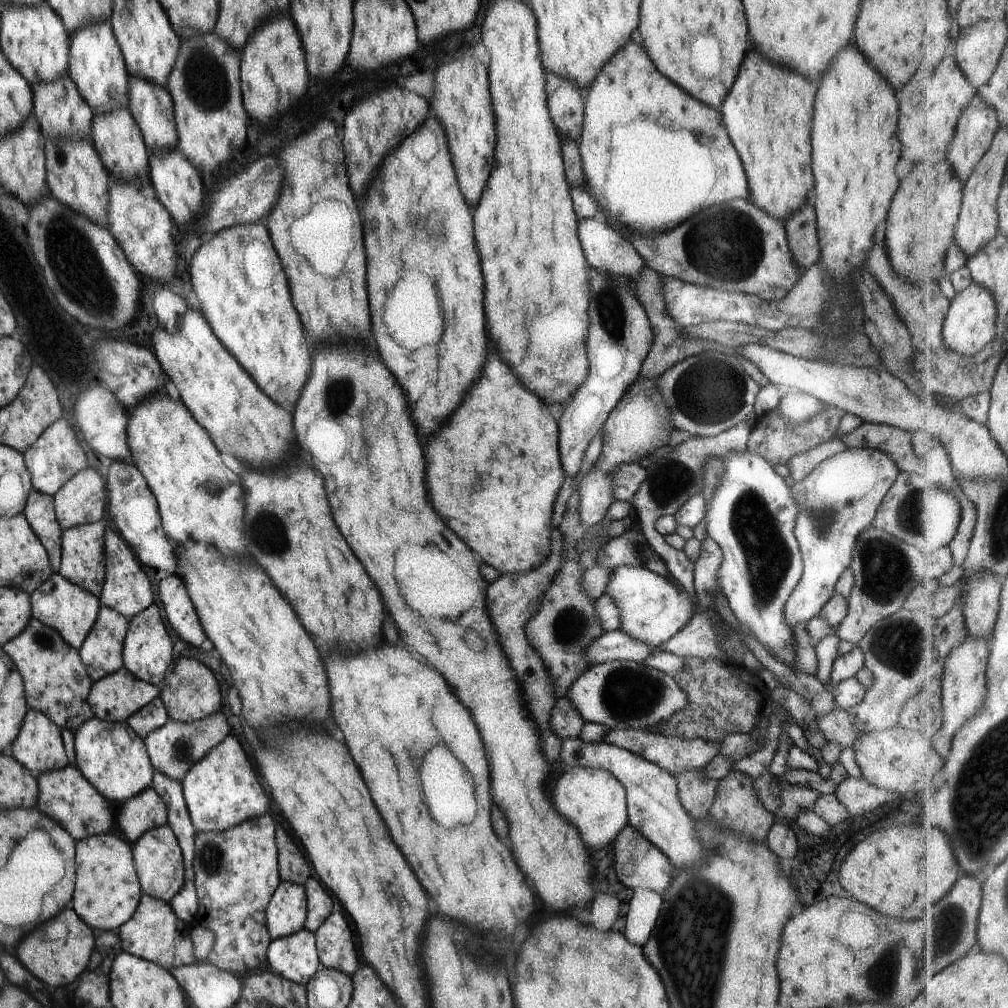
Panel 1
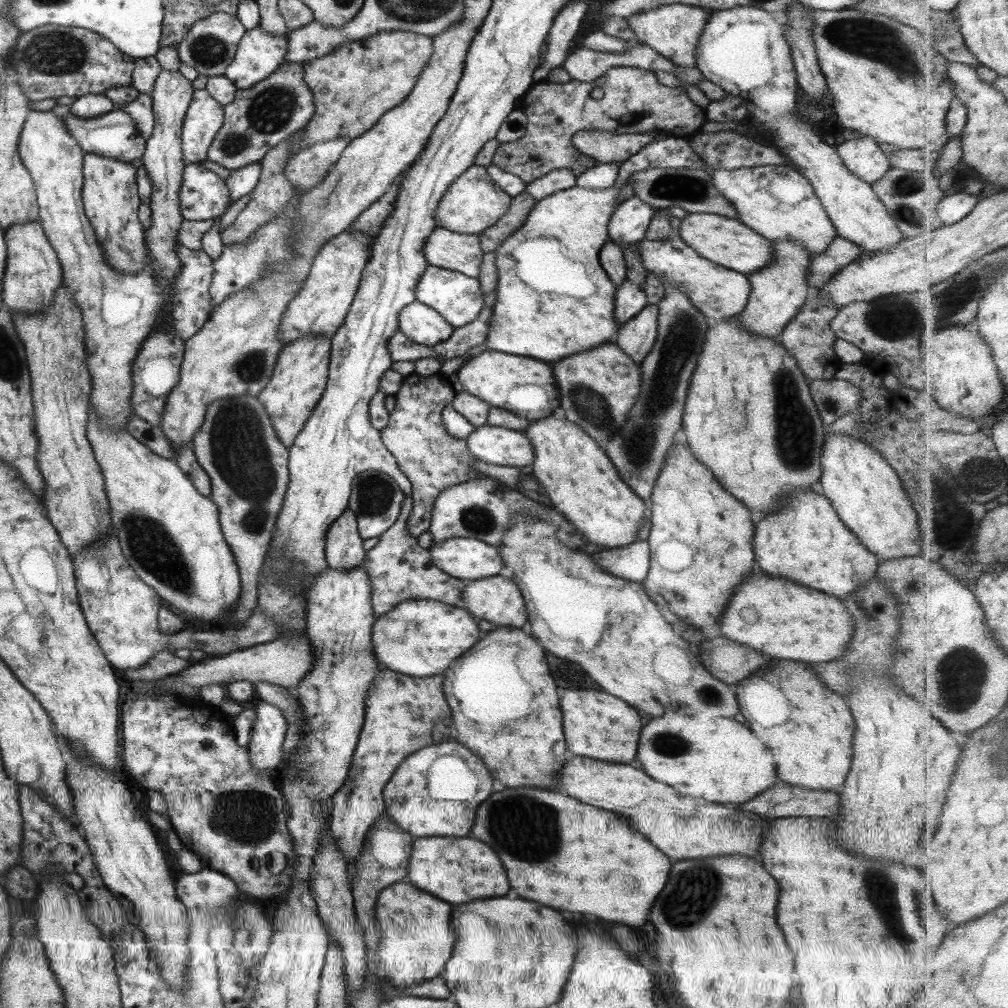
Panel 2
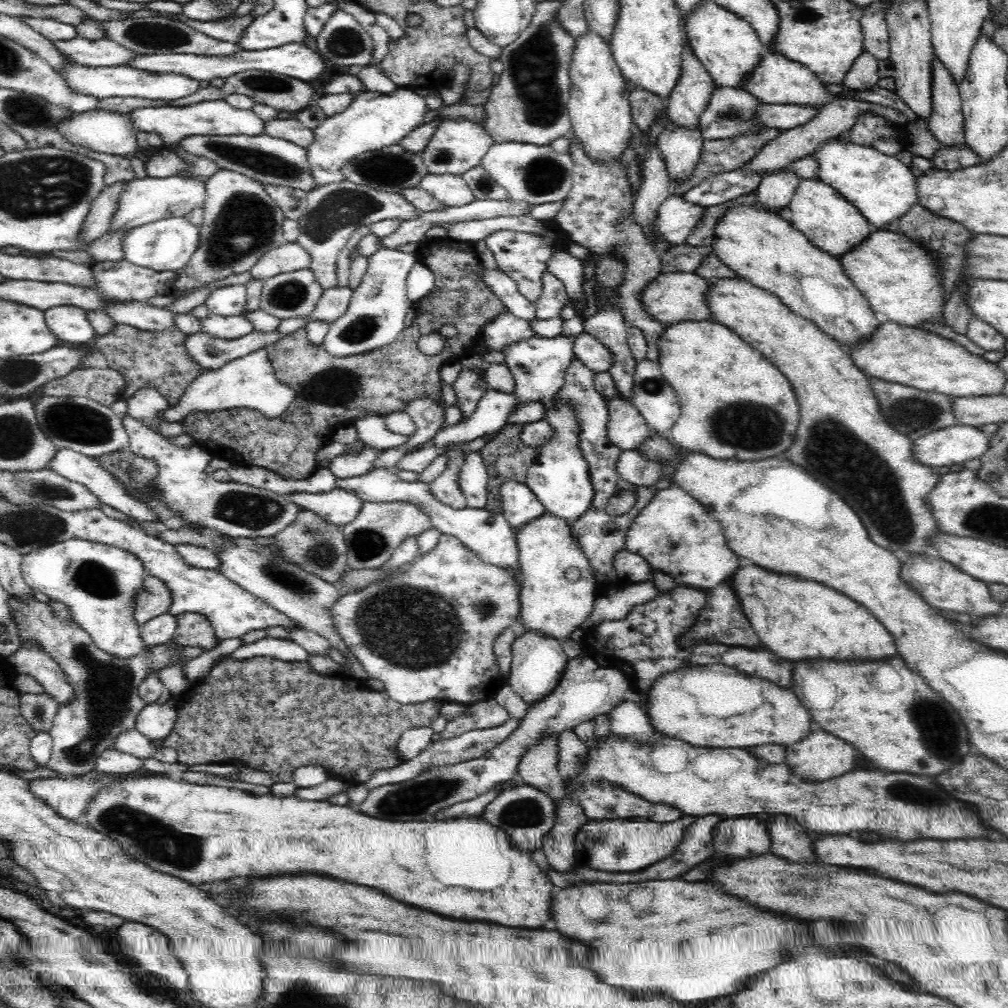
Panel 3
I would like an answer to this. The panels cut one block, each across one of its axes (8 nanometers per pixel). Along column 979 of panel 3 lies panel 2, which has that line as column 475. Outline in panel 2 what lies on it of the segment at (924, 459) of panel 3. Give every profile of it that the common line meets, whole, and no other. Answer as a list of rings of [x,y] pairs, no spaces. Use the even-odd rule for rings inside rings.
[[[485,424],[475,427],[465,442],[475,458],[492,465],[519,468],[533,464],[533,446],[521,431]]]

